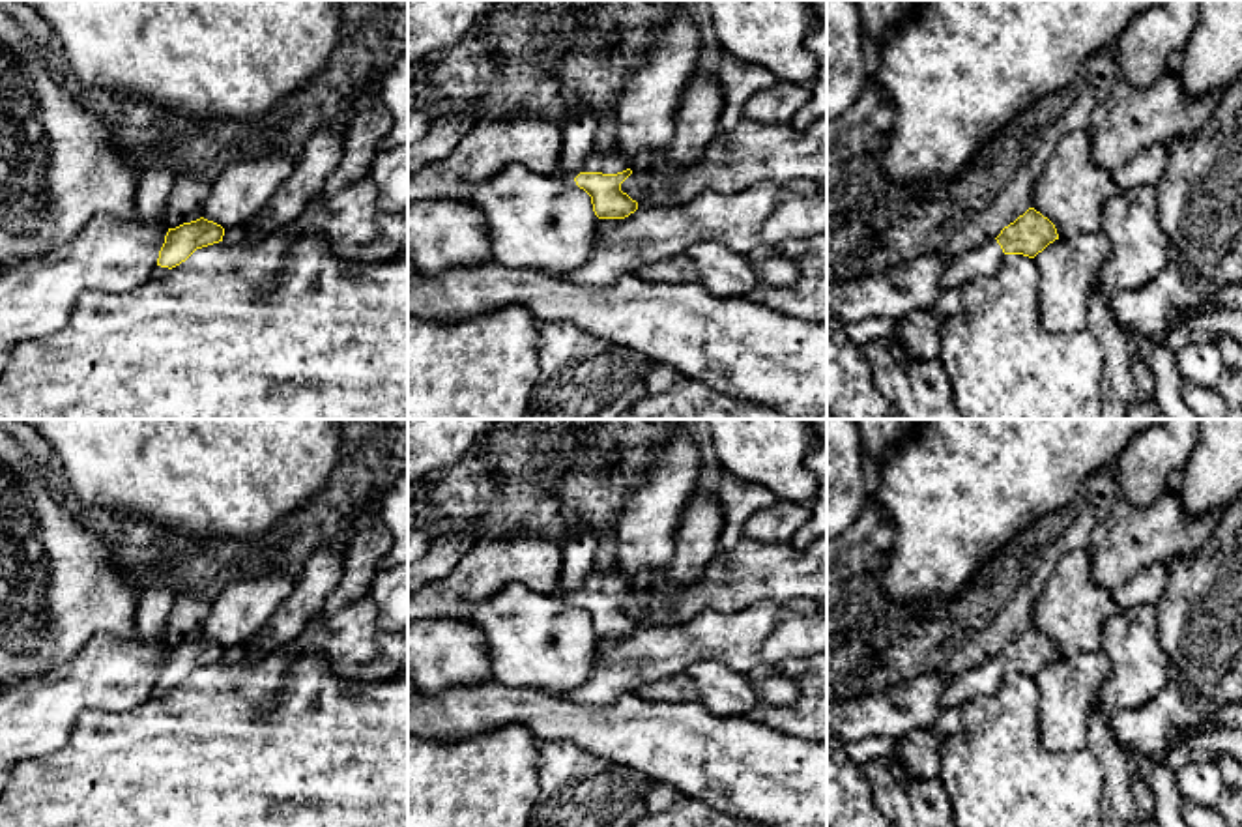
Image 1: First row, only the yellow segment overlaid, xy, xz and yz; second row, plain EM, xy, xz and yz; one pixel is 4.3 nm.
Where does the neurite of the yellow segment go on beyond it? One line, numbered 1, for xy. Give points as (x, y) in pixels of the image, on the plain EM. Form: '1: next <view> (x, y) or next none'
1: next xy (158, 691)

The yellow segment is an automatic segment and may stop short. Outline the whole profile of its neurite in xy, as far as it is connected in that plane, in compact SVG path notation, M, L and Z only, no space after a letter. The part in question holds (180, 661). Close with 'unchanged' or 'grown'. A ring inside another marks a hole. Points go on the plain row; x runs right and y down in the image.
M204 636L168 647L152 698L165 696L172 687L185 681L196 668L223 660L223 655L224 647Z; grown

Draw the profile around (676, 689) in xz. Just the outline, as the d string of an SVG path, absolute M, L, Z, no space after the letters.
M685 674L657 679L653 683L636 687L632 692L647 702L666 702L666 704L700 702L698 687Z

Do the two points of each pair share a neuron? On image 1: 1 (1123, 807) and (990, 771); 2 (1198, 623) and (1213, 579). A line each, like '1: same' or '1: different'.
1: different
2: same

